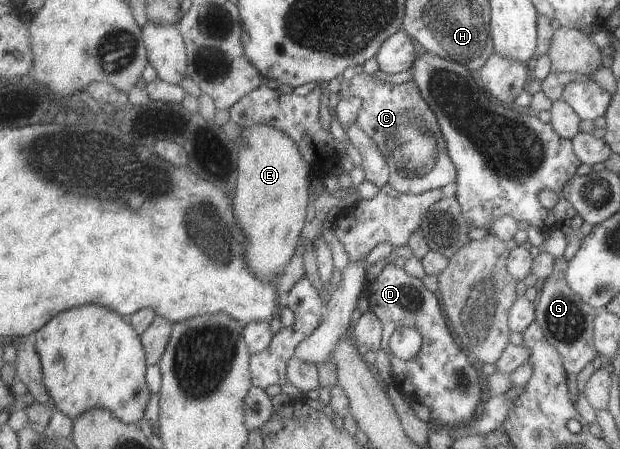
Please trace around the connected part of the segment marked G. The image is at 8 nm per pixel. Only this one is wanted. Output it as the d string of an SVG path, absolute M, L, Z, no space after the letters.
M562 256L553 258L551 272L537 285L535 322L544 334L544 339L559 353L564 371L577 374L597 355L593 346L593 319L600 313L600 309L584 303L577 293L568 287L565 280L566 268L566 259Z

